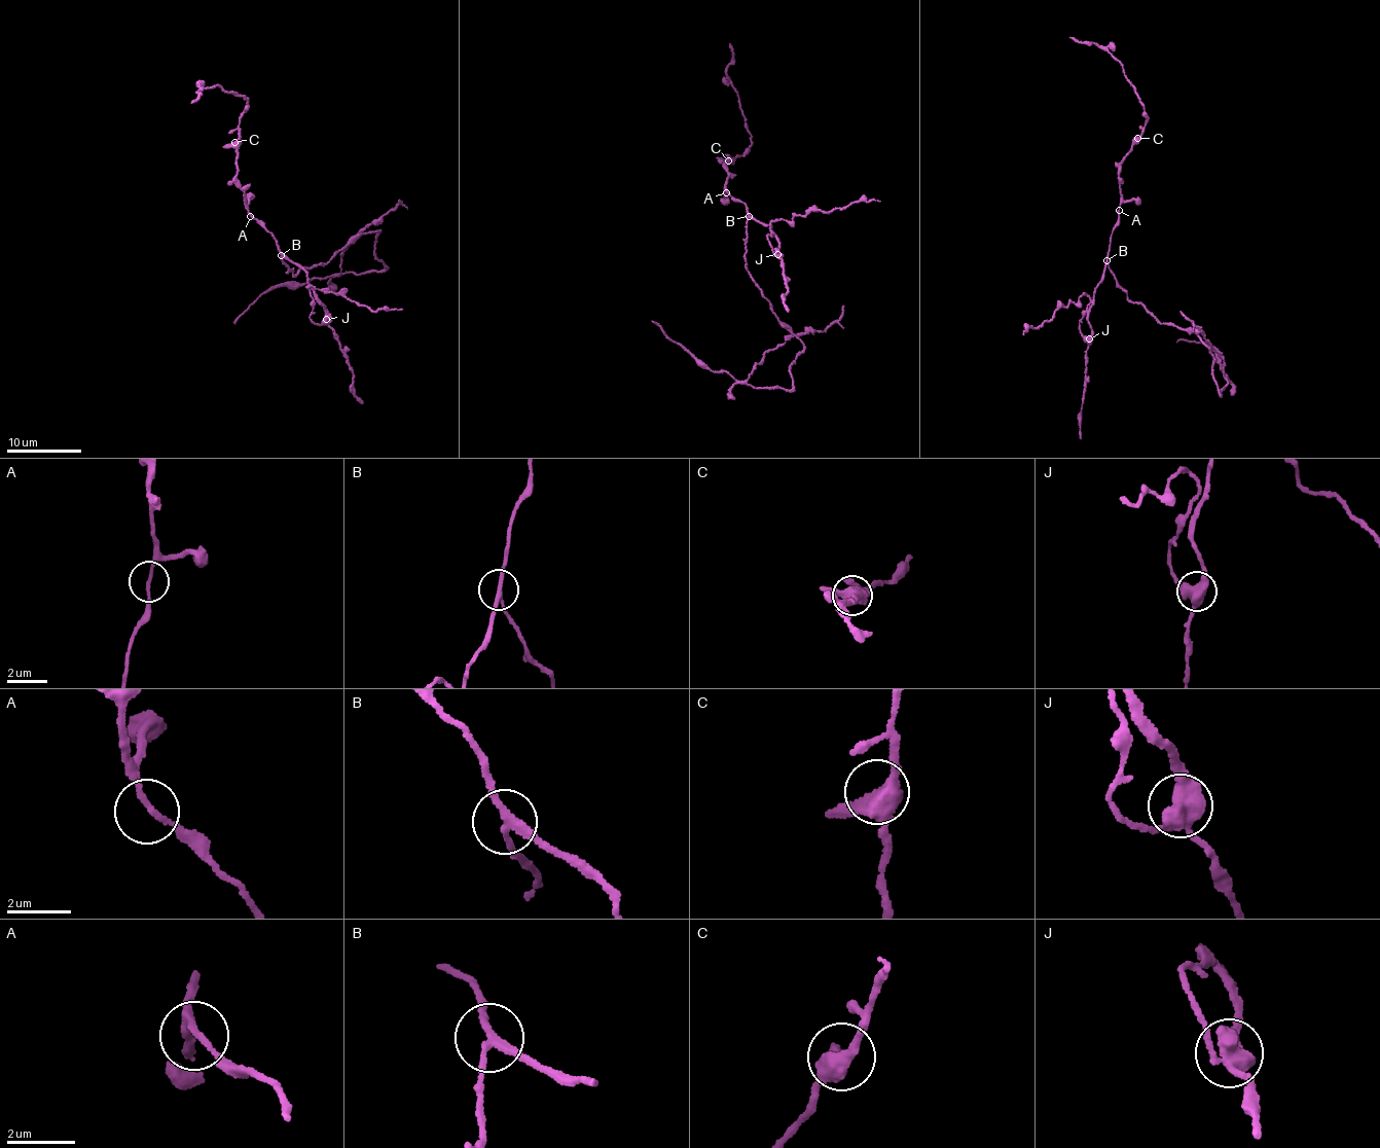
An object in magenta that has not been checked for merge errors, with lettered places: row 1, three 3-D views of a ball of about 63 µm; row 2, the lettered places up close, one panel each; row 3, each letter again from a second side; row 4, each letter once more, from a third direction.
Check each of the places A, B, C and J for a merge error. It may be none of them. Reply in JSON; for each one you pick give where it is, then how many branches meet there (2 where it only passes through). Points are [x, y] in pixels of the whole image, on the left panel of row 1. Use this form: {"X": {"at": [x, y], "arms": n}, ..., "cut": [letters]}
{"B": {"at": [281, 255], "arms": 3}, "J": {"at": [326, 319], "arms": 3}, "cut": ["B", "J"]}

